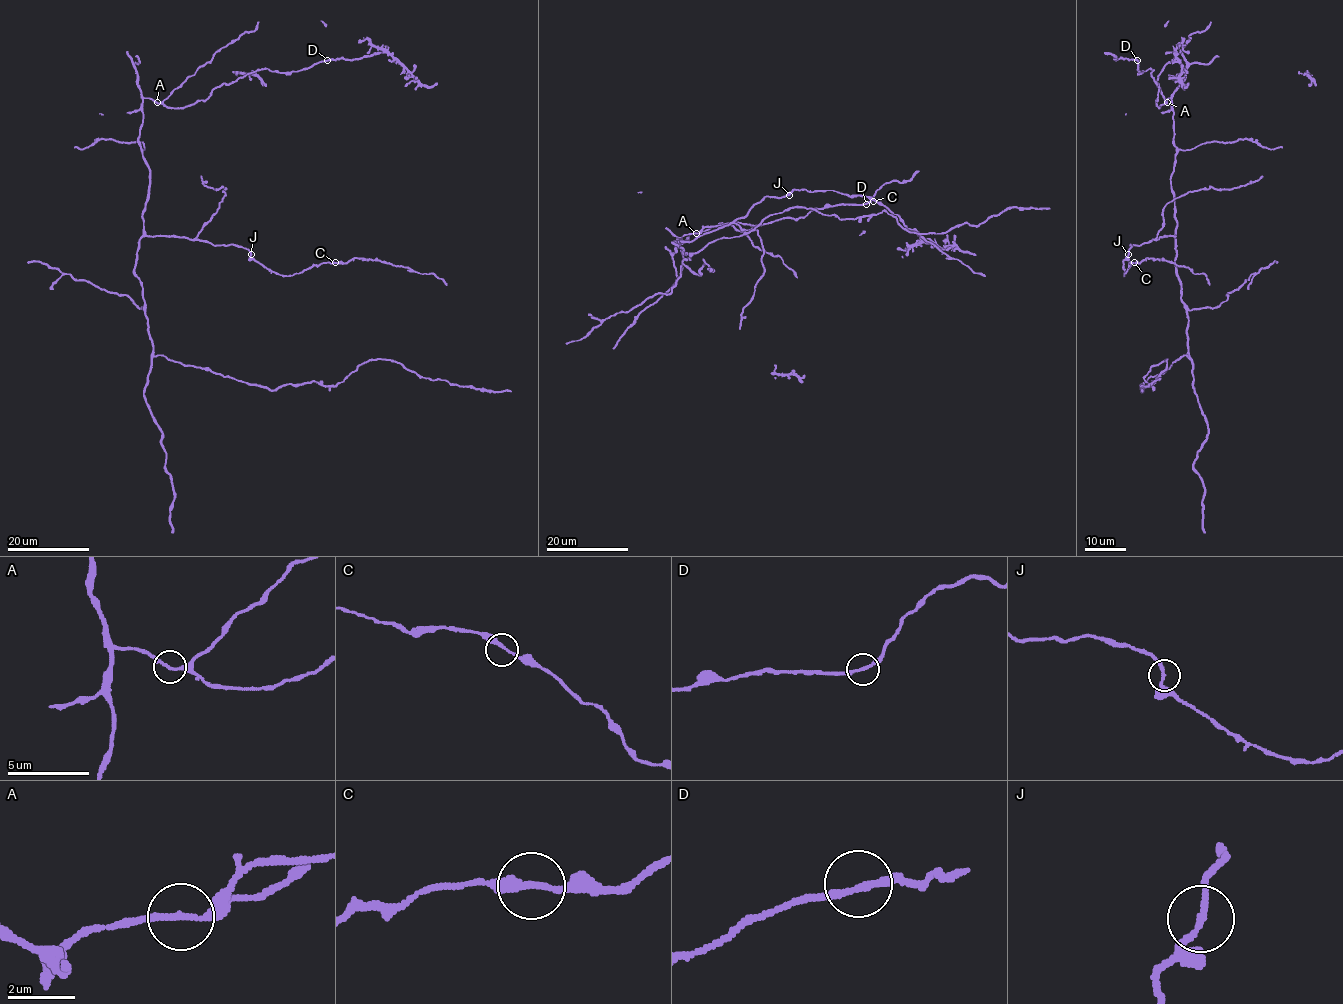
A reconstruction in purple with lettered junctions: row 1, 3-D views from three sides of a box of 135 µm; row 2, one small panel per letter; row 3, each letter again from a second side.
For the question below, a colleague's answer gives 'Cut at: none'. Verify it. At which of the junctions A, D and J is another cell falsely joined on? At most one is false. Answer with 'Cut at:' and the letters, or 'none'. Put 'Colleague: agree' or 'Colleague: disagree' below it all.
Cut at: none
Colleague: agree

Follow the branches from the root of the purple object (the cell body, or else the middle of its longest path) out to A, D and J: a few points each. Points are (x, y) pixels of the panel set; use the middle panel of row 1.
A: (677, 242), (687, 239), (677, 240), (683, 235), (696, 233)
D: (677, 242), (705, 226), (734, 222), (761, 225), (781, 218), (805, 217), (817, 209), (866, 204)
J: (677, 242), (693, 241), (742, 218), (765, 196), (789, 194)

